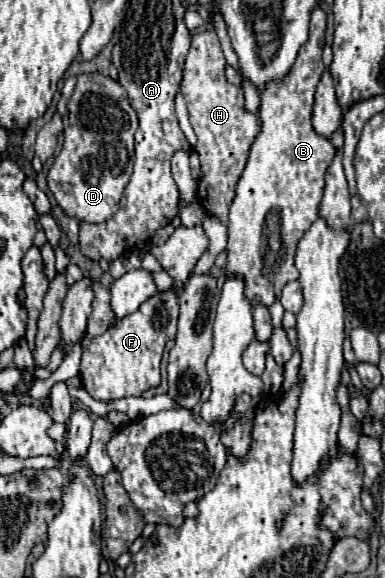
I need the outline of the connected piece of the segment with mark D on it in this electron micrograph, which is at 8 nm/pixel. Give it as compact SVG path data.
M102 73L78 75L74 93L68 101L64 143L46 177L48 189L54 193L58 205L62 207L62 211L68 217L74 217L74 219L86 221L86 223L104 223L118 211L118 201L132 175L136 129L138 129L136 111L134 111L134 107L130 107L126 89L118 81L114 81L112 77L102 75Z

